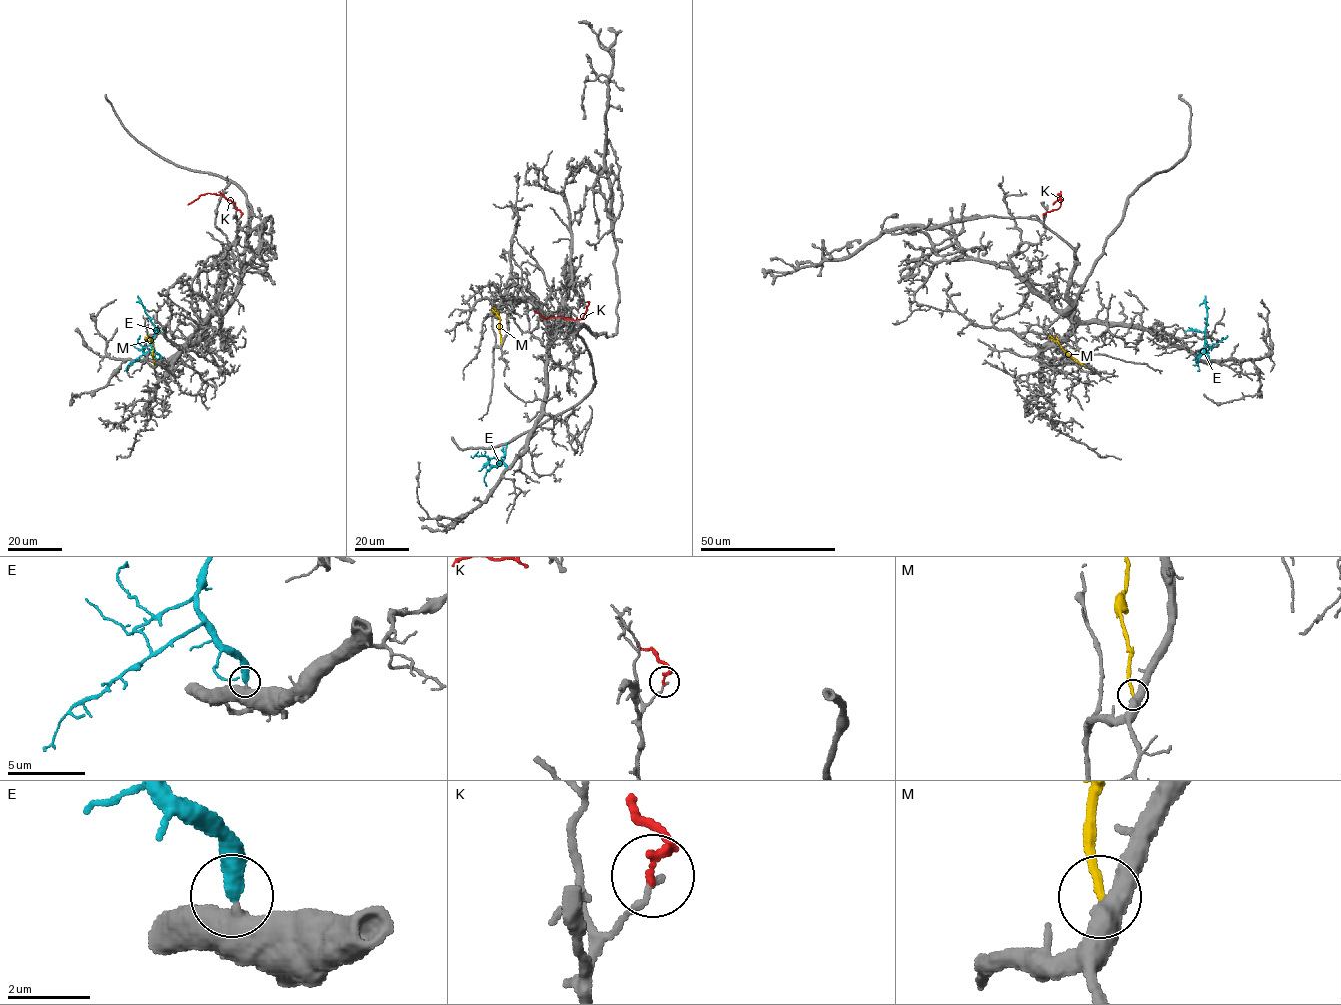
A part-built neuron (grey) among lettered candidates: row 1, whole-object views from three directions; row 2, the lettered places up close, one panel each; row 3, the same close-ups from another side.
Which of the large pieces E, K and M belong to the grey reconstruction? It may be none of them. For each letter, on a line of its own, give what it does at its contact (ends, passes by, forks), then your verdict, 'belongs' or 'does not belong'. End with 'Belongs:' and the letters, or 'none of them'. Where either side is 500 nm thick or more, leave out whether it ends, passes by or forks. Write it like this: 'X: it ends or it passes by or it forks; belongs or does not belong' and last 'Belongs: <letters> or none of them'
E: belongs
K: it ends; does not belong
M: it ends; does not belong
Belongs: E

